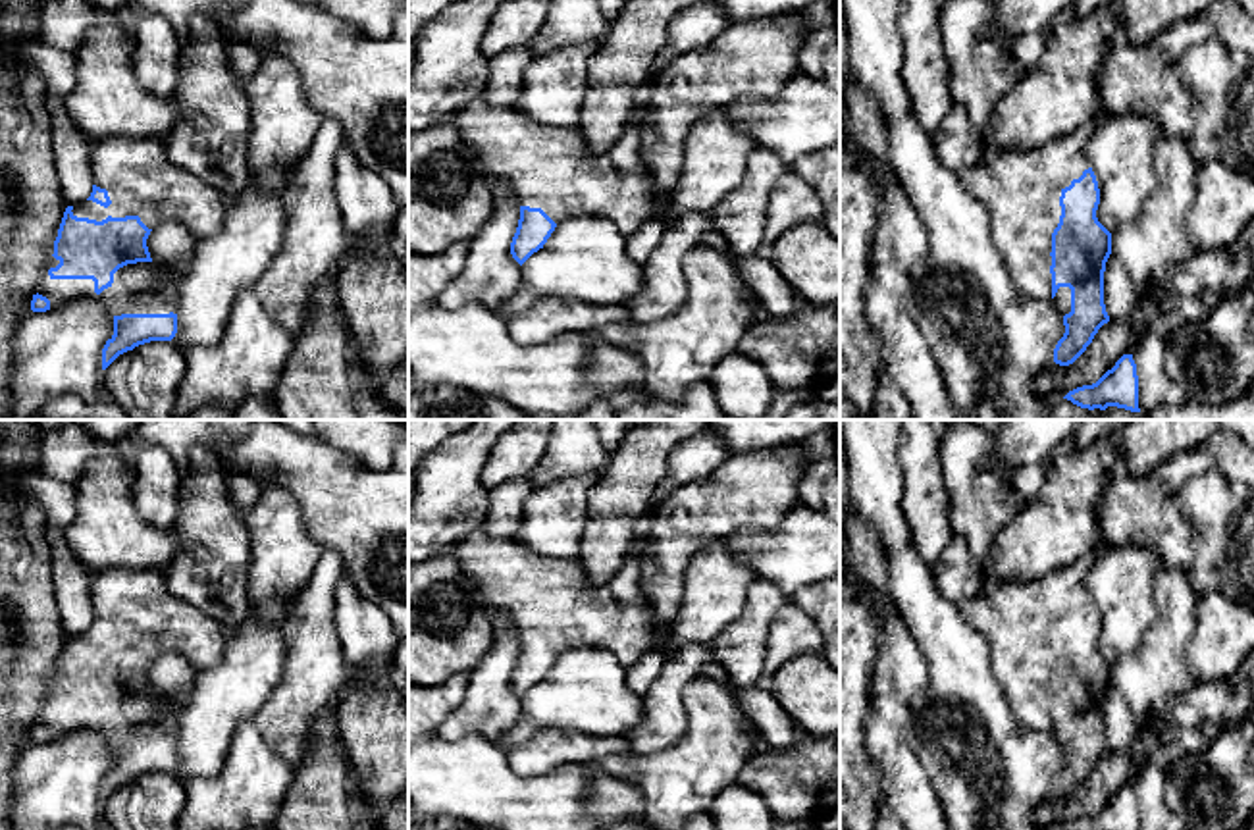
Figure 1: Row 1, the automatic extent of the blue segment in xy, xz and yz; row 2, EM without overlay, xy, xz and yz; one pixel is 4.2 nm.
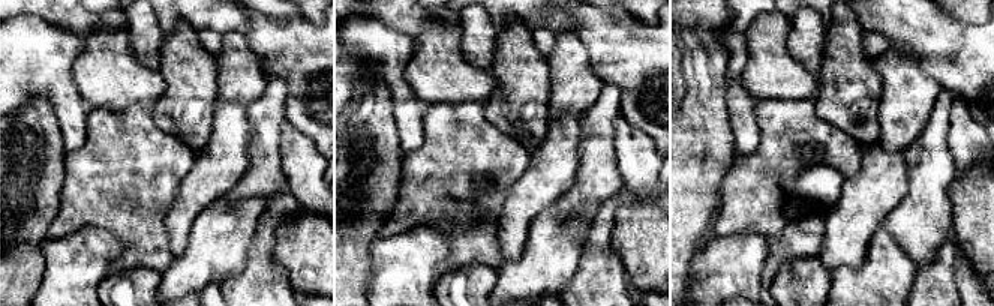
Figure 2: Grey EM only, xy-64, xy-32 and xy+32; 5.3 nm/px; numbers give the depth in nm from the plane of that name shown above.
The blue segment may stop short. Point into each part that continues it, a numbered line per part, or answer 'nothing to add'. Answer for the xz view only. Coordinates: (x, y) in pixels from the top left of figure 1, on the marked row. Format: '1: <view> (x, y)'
1: xz (549, 168)

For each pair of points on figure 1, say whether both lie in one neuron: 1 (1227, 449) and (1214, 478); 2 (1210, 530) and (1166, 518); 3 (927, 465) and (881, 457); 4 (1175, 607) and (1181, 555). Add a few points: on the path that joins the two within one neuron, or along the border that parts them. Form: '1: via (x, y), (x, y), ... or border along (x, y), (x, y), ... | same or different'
1: border along (1212, 465), (1229, 480) | different
2: border along (1177, 493), (1179, 507), (1197, 530), (1191, 570) | different
3: border along (902, 440), (900, 507) | different
4: border along (1154, 551), (1168, 565), (1179, 567), (1189, 574) | different

